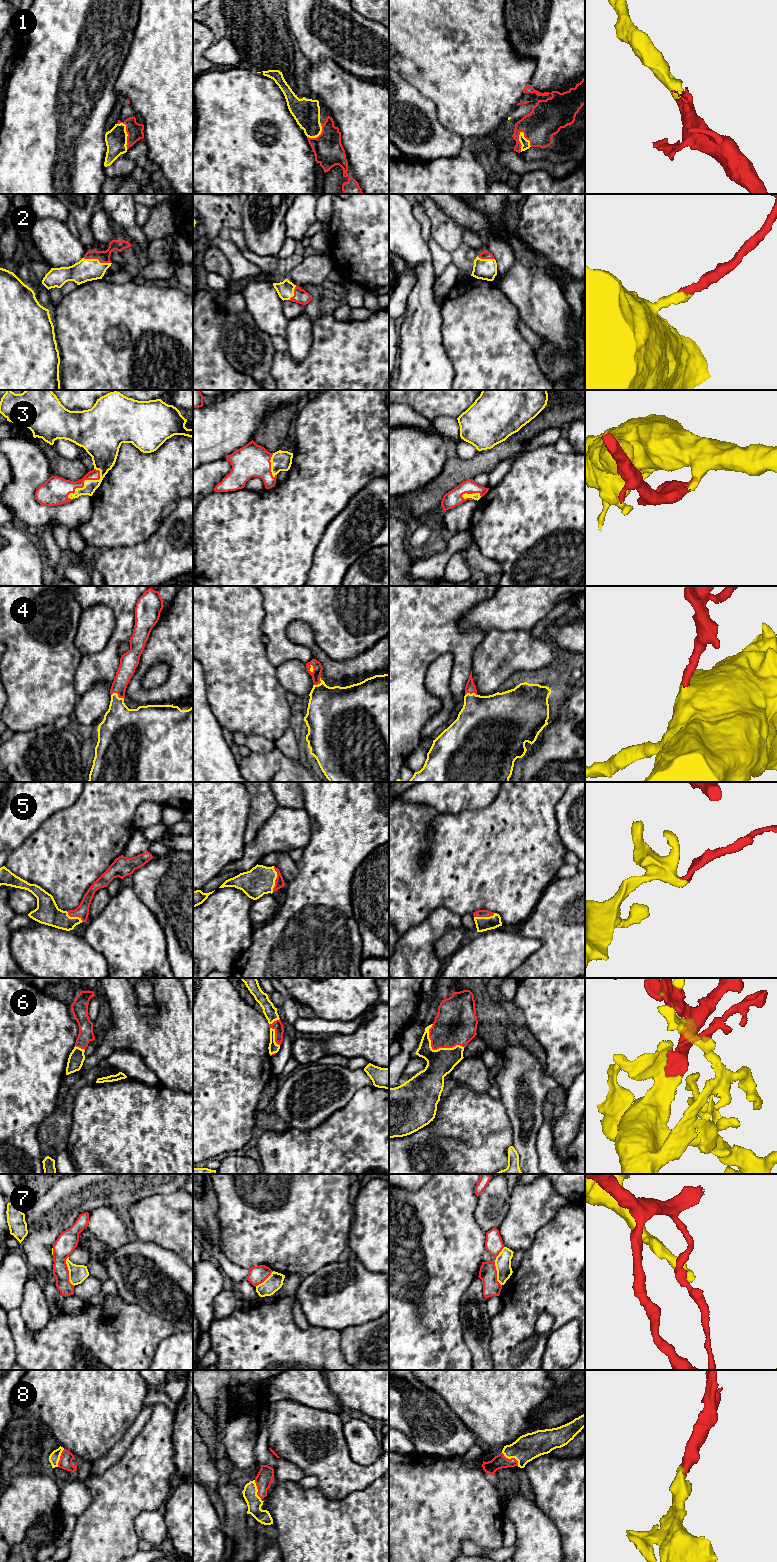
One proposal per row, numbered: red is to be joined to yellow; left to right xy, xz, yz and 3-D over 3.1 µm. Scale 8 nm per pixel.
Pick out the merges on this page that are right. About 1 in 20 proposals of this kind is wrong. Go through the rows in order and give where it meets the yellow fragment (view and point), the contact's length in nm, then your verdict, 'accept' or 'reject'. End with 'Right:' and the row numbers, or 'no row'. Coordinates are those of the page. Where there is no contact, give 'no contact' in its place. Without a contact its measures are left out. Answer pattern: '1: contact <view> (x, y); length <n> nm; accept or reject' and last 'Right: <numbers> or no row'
1: contact yz (519, 140); length 170 nm; accept
2: contact xy (97, 259); length 220 nm; accept
3: contact xy (84, 482); length 340 nm; accept
4: contact xy (117, 695); length 110 nm; accept
5: contact xz (275, 879); length 200 nm; accept
6: contact yz (439, 1048); length 320 nm; accept
7: contact xy (69, 1271); length 240 nm; reject
8: contact yz (511, 1457); length 180 nm; accept
Right: 1, 2, 3, 4, 5, 6, 8

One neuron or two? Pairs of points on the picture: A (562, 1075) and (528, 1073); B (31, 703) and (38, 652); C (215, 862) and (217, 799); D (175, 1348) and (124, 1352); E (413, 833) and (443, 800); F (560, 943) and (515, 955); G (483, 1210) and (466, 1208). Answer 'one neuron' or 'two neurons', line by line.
A: two neurons
B: one neuron
C: one neuron
D: two neurons
E: two neurons
F: two neurons
G: two neurons

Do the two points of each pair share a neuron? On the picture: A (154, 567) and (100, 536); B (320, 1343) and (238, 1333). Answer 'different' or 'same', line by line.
A: different
B: same

